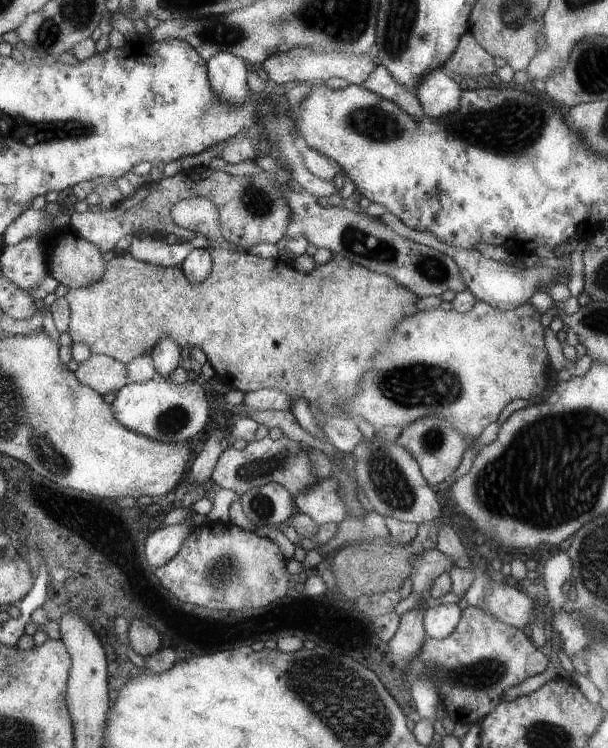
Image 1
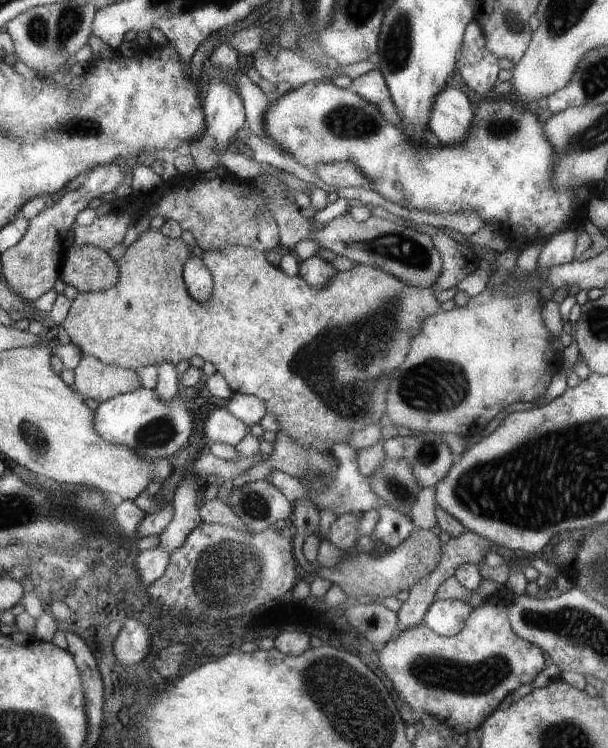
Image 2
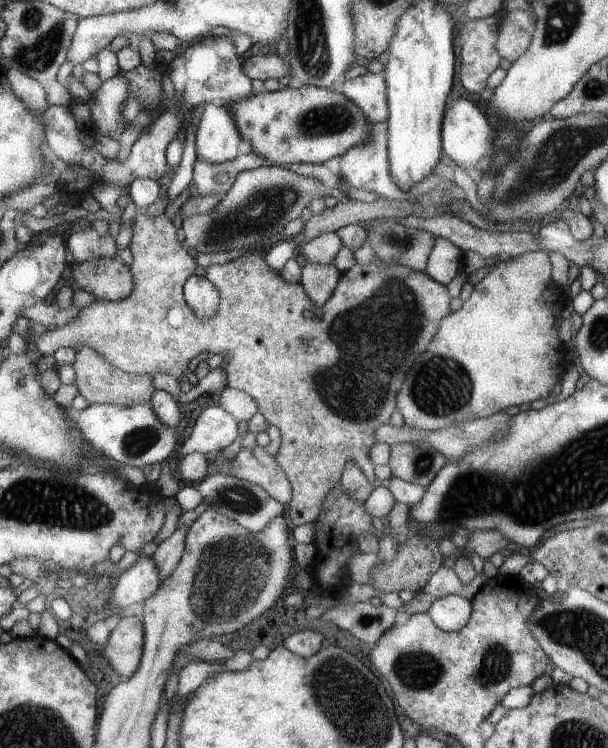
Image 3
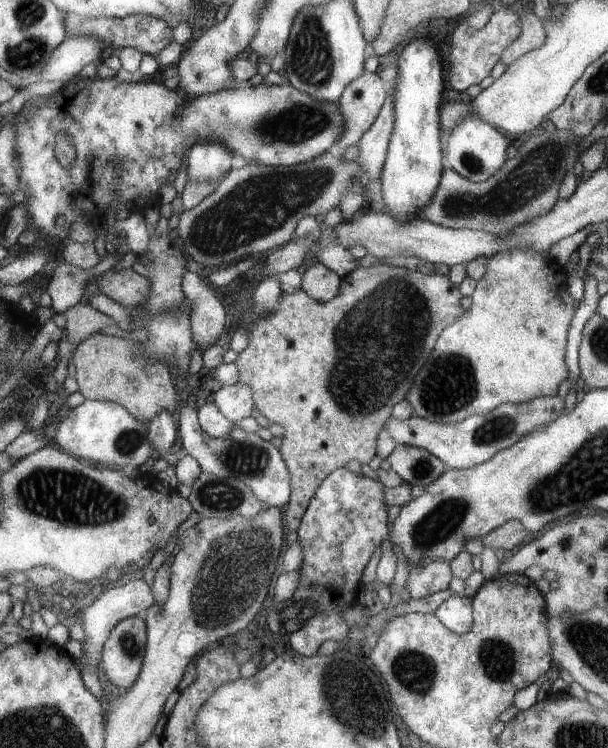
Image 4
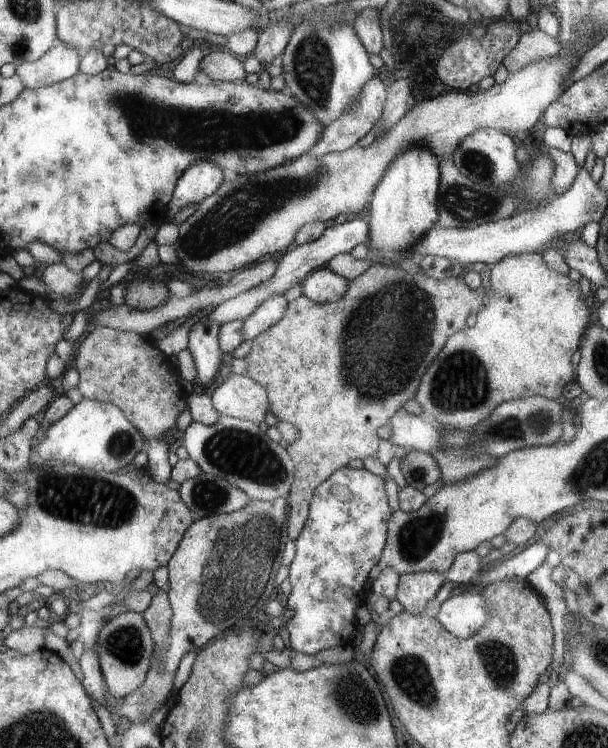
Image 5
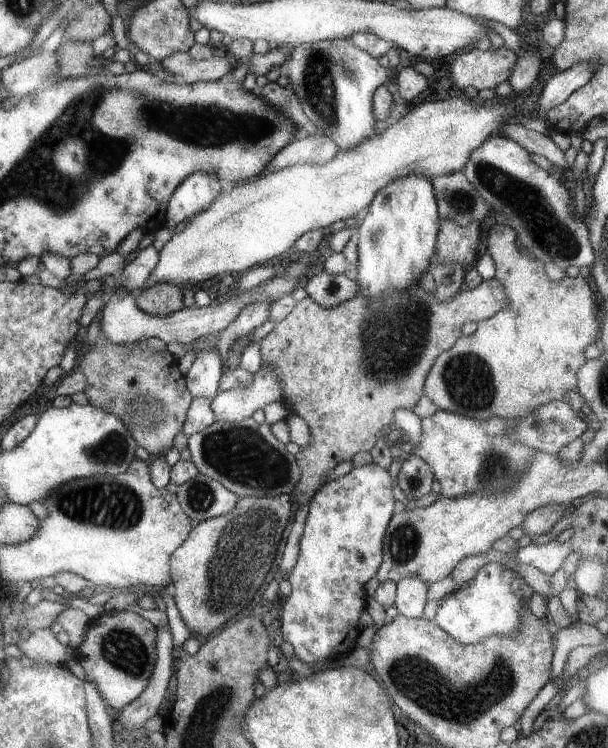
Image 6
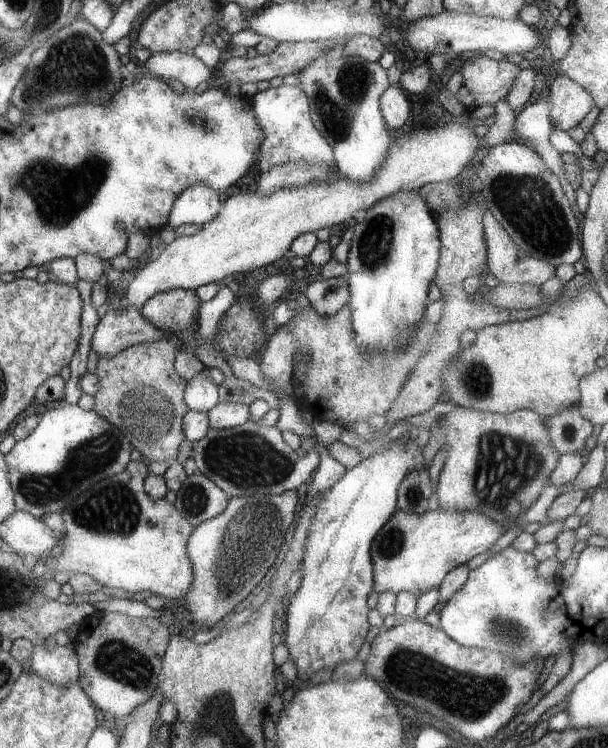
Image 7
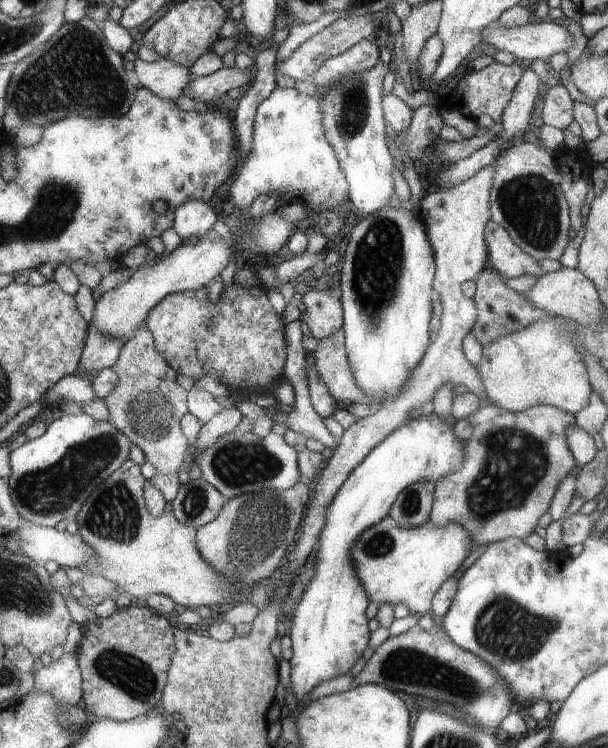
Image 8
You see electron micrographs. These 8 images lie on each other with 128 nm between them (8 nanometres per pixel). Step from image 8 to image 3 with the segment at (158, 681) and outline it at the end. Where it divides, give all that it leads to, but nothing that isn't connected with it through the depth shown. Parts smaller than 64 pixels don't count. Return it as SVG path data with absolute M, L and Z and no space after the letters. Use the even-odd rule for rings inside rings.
M124 614L116 619L104 648L104 655L115 672L129 679L141 662L143 625L137 617Z

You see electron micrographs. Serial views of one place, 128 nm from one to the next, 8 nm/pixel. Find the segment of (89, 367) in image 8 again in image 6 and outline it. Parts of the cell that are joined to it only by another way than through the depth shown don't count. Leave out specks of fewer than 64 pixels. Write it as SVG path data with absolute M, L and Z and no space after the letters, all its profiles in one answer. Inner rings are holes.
M302 254L296 260L291 260L287 266L281 268L275 276L266 279L263 282L253 286L250 289L240 291L230 298L227 298L223 303L211 303L204 307L183 307L181 310L167 316L155 316L145 314L137 308L134 300L134 293L120 294L115 288L115 278L108 276L105 278L105 290L109 296L109 304L102 311L100 318L100 328L115 344L131 344L131 342L139 342L139 340L147 340L154 338L161 340L163 344L177 342L177 344L189 344L196 338L206 334L215 334L226 324L229 324L234 318L239 316L239 312L253 302L261 302L261 300L280 299L282 296L291 294L292 290L297 286L295 280L299 280L303 276L303 272L307 271L311 258Z

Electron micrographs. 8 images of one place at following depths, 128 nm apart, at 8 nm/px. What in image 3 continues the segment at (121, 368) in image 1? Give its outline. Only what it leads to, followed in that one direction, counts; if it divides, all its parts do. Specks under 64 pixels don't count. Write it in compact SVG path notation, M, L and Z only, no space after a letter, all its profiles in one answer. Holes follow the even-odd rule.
M81 348L76 351L74 367L77 373L76 385L79 387L80 394L89 400L90 404L120 404L123 406L135 406L135 404L149 402L155 389L151 384L149 374L133 375L123 372L122 369L115 368L109 360L98 349Z

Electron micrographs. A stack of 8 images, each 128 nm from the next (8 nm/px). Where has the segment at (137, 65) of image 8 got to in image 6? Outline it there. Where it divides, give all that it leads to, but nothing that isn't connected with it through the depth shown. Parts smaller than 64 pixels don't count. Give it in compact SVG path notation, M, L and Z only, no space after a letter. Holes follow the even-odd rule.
M177 52L166 59L159 60L159 65L171 74L179 75L185 84L201 81L217 81L231 69L227 57L212 56L205 60L193 59L187 52Z

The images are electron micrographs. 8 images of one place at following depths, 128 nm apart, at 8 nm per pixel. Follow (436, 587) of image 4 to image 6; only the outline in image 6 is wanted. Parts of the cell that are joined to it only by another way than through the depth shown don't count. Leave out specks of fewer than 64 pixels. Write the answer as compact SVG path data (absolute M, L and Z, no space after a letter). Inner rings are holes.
M406 578L396 582L394 605L397 614L406 618L423 616L427 588L429 585L417 578Z

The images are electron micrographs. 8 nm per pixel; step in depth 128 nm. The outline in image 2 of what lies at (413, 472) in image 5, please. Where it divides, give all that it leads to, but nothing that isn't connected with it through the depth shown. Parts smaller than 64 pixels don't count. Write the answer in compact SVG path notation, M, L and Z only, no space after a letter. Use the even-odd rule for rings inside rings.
M420 432L420 434L409 434L405 437L397 435L383 441L382 447L387 458L409 462L411 468L414 469L415 480L418 480L420 487L434 487L453 464L453 454L451 454L447 442L434 432Z

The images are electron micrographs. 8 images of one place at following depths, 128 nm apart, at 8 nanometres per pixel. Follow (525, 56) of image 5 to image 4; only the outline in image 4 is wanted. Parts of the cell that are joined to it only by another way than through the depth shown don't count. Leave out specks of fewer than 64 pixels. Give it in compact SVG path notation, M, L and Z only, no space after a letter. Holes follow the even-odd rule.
M519 9L520 31L519 36L505 46L501 53L500 61L505 65L513 63L521 55L525 55L530 50L542 47L546 43L546 30L542 21L539 20L532 10L523 11Z

